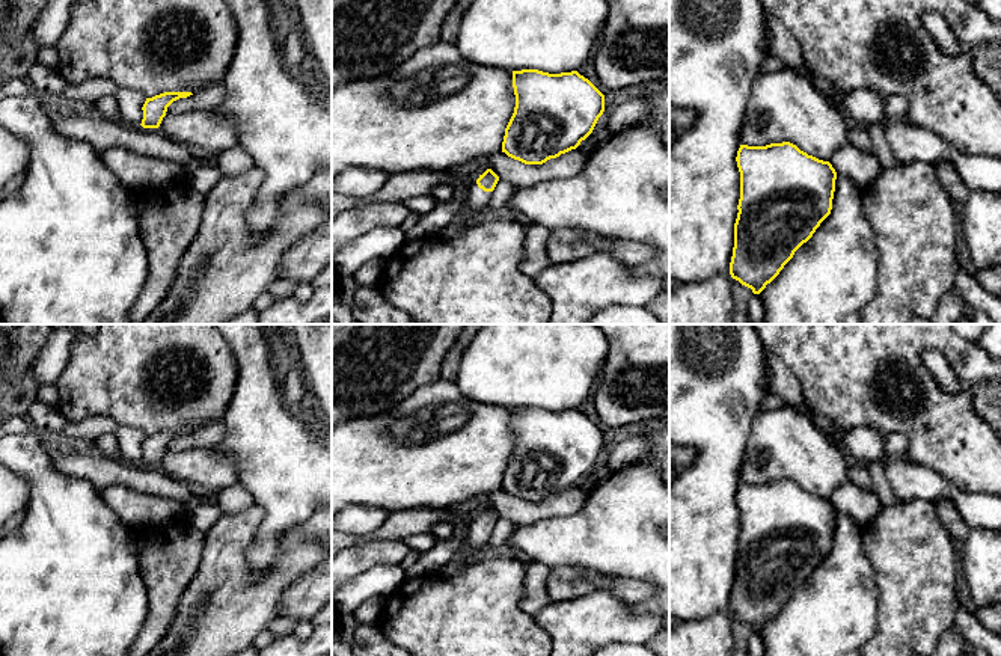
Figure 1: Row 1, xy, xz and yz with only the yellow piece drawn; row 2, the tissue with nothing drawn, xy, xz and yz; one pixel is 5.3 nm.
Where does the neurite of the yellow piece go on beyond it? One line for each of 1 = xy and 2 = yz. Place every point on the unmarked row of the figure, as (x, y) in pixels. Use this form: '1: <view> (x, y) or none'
1: none
2: none

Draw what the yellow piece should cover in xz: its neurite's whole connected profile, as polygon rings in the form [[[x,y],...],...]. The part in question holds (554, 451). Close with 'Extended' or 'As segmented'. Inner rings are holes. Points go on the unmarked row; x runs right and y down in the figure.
[[[513,409],[514,451],[502,490],[525,502],[543,502],[576,487],[605,449],[605,433],[577,409]]]. As segmented

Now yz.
[[[790,480],[740,483],[736,499],[740,537],[730,612],[754,632],[760,632],[831,552],[837,510],[829,499],[808,493]]]. As segmented

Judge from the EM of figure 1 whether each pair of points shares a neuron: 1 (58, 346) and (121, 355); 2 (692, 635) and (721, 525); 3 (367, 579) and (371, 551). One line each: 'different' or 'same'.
1: different
2: different
3: different

